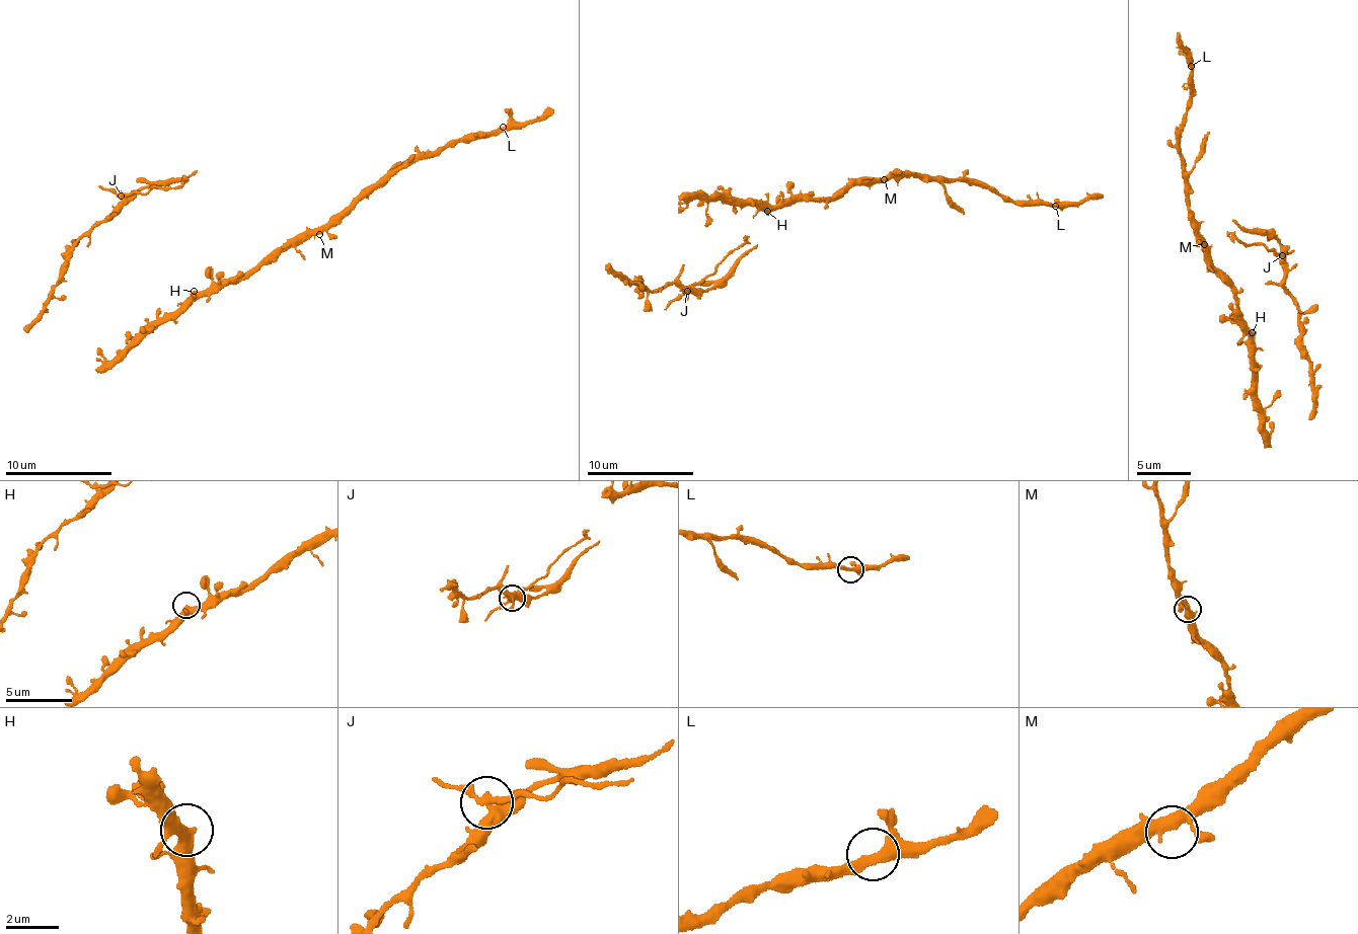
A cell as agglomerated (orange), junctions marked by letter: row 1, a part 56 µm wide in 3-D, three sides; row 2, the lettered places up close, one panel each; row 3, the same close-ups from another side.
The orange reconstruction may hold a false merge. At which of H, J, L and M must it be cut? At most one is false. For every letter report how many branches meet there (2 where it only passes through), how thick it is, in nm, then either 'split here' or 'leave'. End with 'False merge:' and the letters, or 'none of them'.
H: 3 | 360 nm | leave
J: 4 | 360 nm | split here
L: 3 | 320 nm | leave
M: 4 | 340 nm | leave
False merge: J

